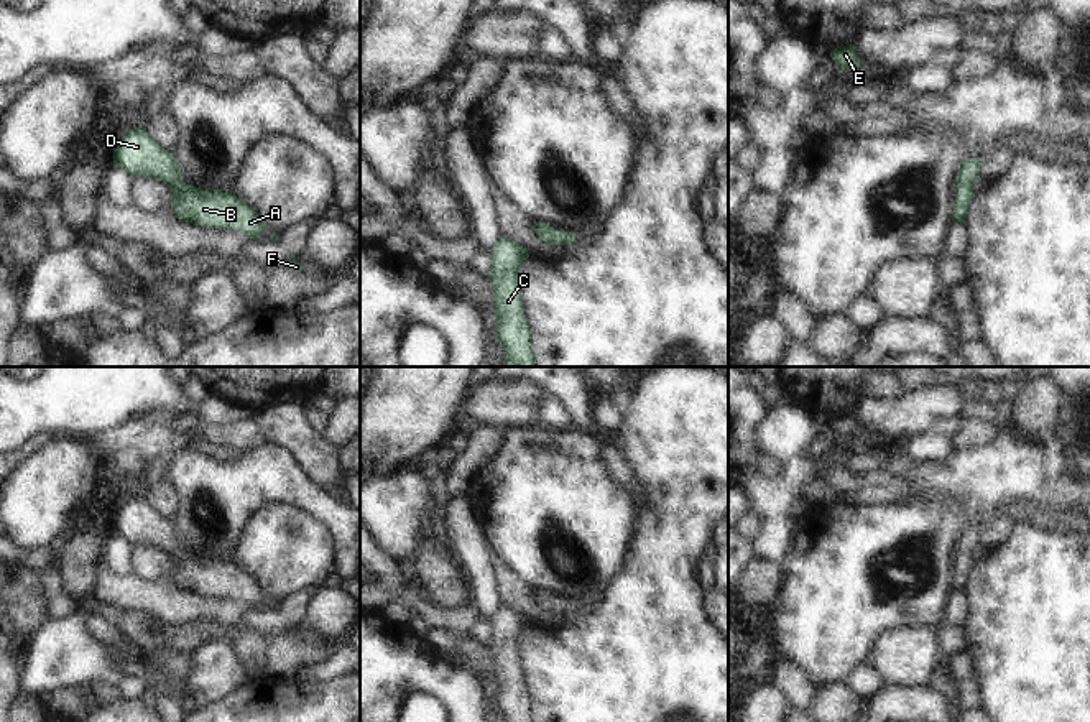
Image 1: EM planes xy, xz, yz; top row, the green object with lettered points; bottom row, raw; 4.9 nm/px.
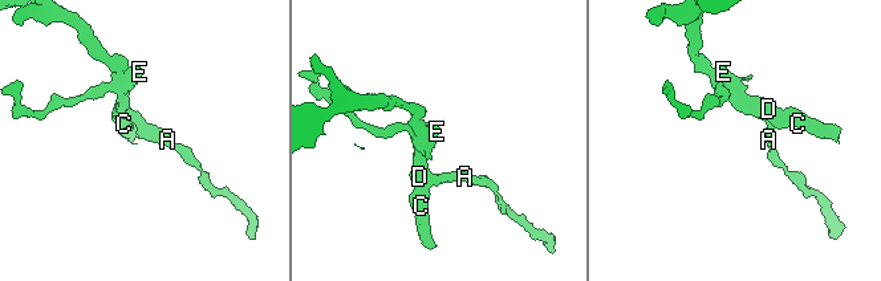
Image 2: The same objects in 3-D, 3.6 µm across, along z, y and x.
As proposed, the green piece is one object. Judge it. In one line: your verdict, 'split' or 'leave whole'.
leave whole

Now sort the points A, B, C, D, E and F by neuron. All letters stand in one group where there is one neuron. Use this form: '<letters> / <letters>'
A B C D E F

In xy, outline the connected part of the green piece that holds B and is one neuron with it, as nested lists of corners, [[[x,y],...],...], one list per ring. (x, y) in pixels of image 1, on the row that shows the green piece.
[[[140,123],[115,146],[113,166],[132,178],[140,174],[163,181],[173,192],[171,209],[181,222],[220,230],[233,229],[252,238],[263,235],[268,229],[233,192],[186,184],[174,155],[161,148]]]

